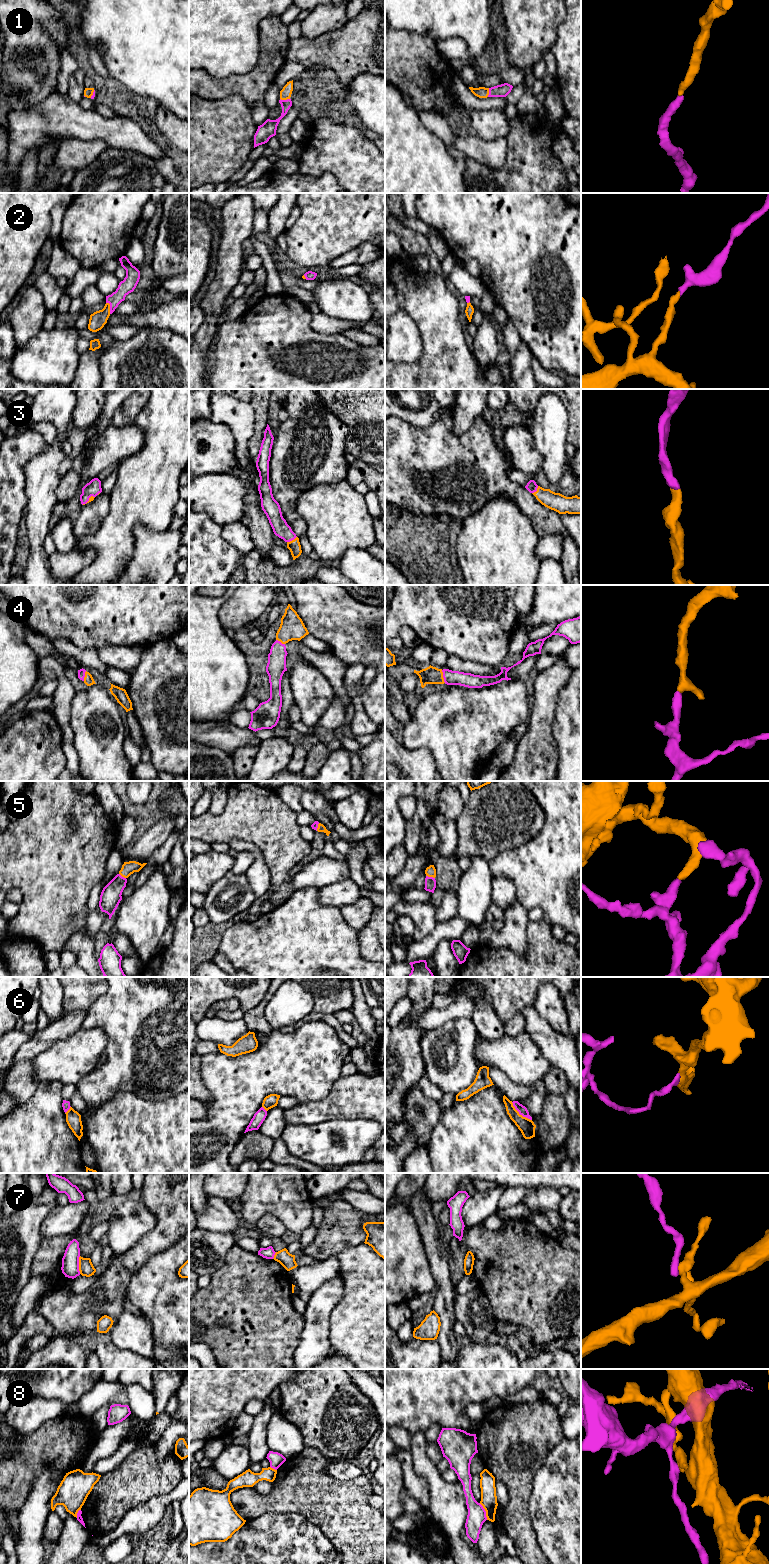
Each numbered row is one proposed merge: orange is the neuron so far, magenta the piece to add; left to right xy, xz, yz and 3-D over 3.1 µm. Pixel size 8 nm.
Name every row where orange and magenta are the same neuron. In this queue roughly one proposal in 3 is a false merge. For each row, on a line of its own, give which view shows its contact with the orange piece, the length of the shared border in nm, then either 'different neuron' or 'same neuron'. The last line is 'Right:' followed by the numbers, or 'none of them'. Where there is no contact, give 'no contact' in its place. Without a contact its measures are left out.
1: meets orange in xz; contact 80 nm long; same neuron
2: meets orange in xy; contact 100 nm long; same neuron
3: meets orange in xz; contact 90 nm long; same neuron
4: meets orange in yz; contact 110 nm long; same neuron
5: meets orange in yz; contact 80 nm long; same neuron
6: meets orange in yz; contact 220 nm long; different neuron
7: meets orange in xy; contact 140 nm long; different neuron
8: meets orange in yz; contact 150 nm long; different neuron
Right: 1, 2, 3, 4, 5

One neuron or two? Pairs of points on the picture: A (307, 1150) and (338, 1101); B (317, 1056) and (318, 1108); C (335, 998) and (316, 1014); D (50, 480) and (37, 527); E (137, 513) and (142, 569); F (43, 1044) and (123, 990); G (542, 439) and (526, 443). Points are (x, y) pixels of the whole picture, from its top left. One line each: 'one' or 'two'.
A: two
B: two
C: one
D: one
E: two
F: two
G: two

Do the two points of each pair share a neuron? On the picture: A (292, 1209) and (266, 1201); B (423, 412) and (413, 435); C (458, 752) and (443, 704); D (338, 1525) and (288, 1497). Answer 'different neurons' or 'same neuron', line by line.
A: same neuron
B: different neurons
C: same neuron
D: same neuron

